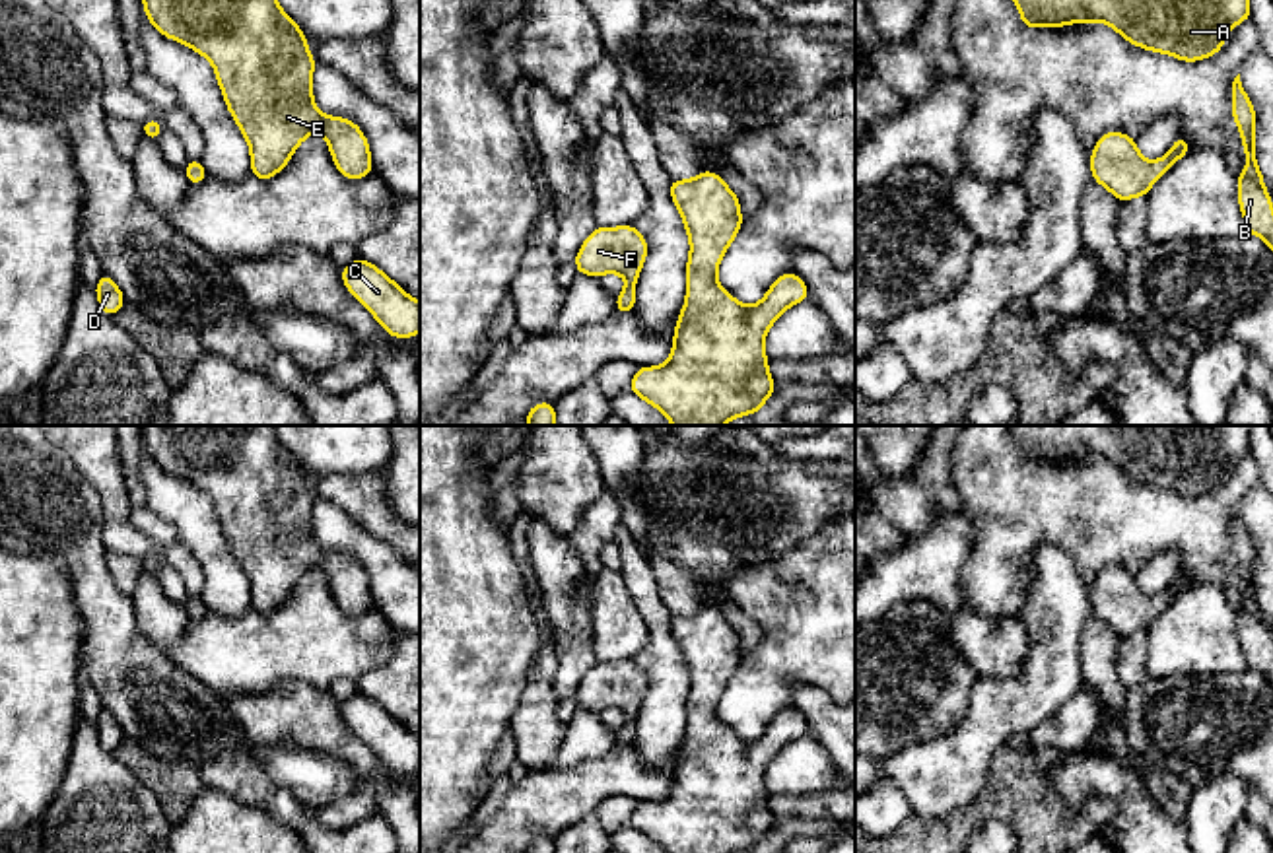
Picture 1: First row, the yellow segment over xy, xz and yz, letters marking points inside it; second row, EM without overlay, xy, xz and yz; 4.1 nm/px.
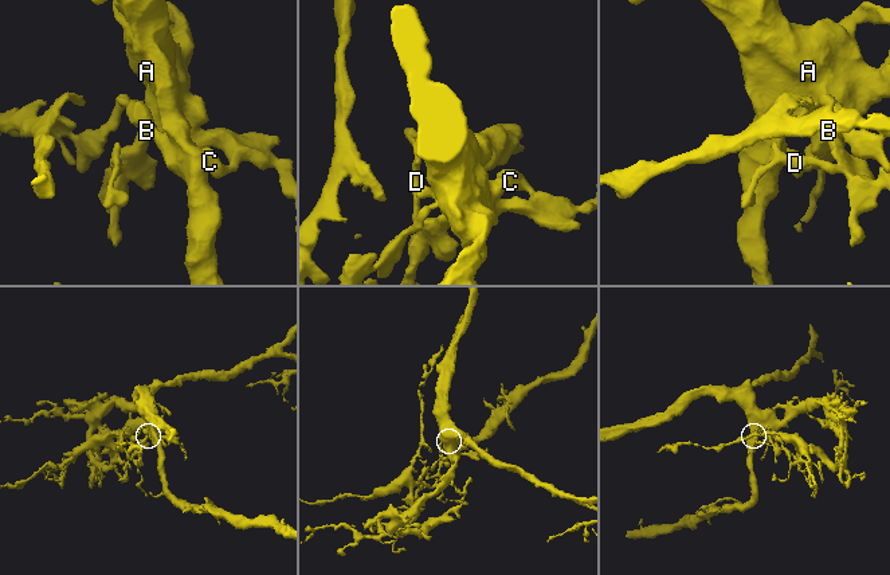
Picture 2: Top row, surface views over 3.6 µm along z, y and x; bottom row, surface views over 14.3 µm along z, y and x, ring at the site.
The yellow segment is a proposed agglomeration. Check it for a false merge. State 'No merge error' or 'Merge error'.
No merge error

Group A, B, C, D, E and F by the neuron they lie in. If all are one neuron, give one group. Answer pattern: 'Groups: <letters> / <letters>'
Groups: A B C D E F

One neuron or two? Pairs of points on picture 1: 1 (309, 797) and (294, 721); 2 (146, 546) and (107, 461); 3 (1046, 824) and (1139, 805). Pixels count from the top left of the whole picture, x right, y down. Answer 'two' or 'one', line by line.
1: two
2: one
3: two

